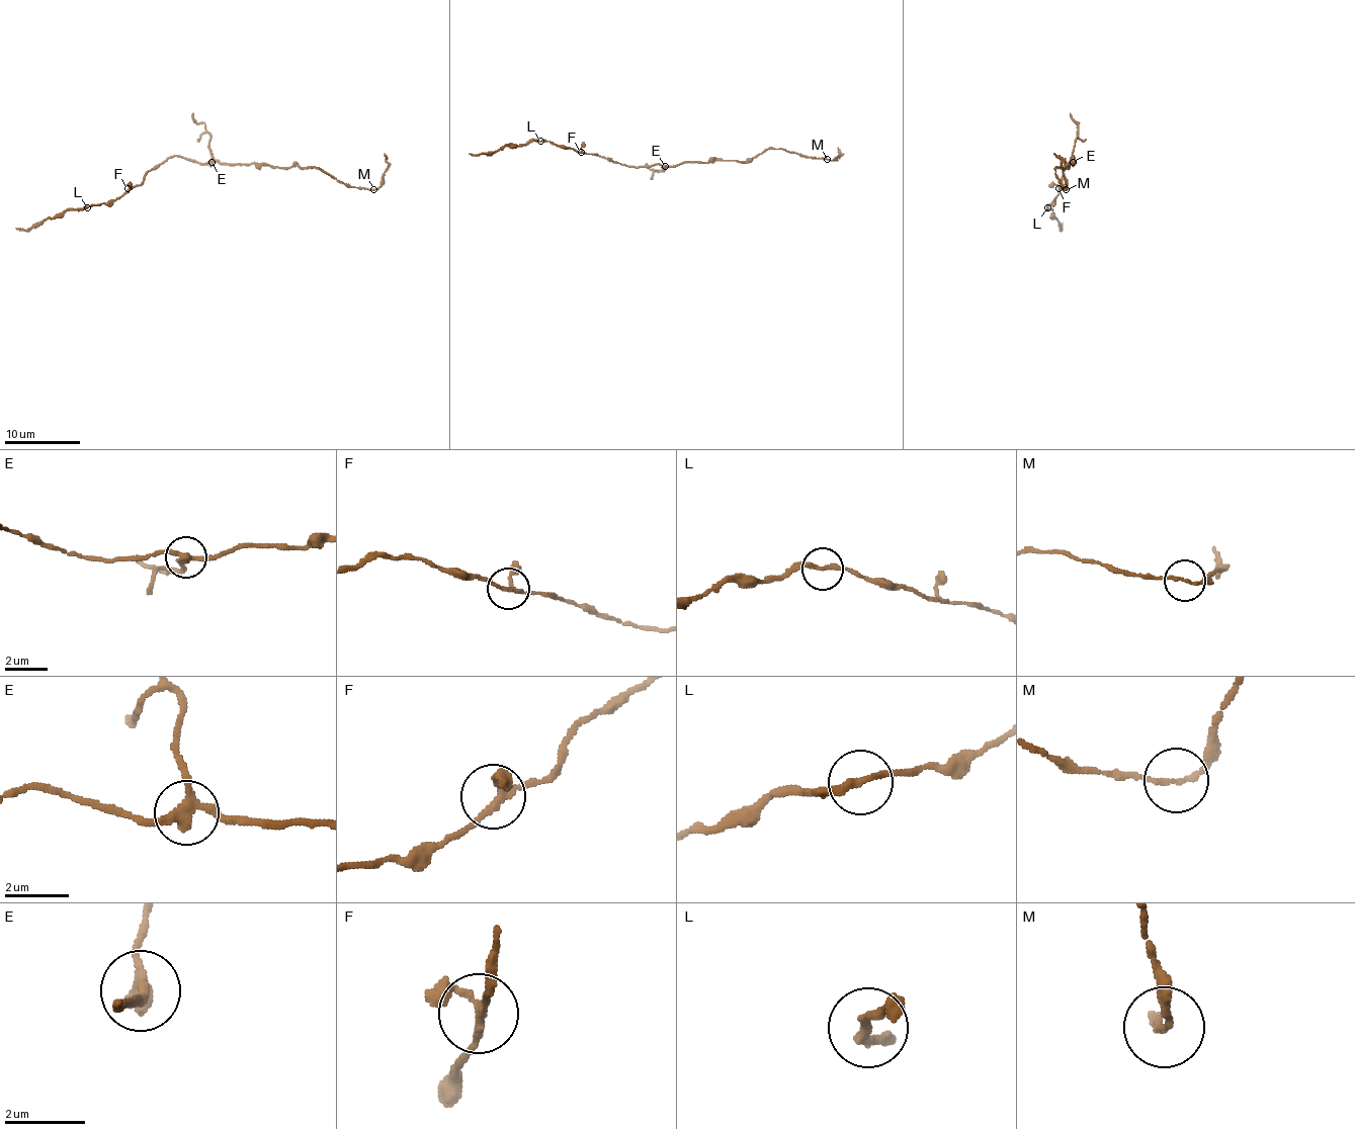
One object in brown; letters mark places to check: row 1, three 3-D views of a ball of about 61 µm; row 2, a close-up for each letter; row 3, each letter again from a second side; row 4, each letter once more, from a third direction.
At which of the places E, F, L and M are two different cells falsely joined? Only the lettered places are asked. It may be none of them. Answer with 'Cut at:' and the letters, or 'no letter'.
Cut at: E, M

